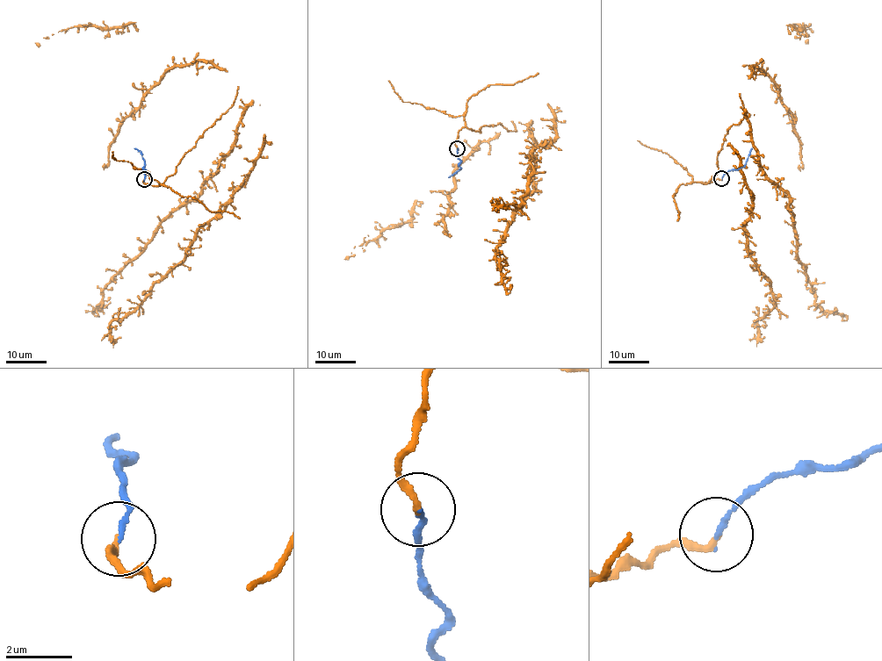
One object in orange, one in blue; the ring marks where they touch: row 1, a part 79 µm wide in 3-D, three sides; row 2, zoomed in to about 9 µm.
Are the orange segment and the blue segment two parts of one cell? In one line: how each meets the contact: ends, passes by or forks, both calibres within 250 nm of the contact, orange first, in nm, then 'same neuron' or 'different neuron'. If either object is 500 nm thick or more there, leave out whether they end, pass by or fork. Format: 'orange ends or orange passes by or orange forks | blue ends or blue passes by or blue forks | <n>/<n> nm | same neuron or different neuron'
orange ends | blue ends | 190/140 nm | same neuron

